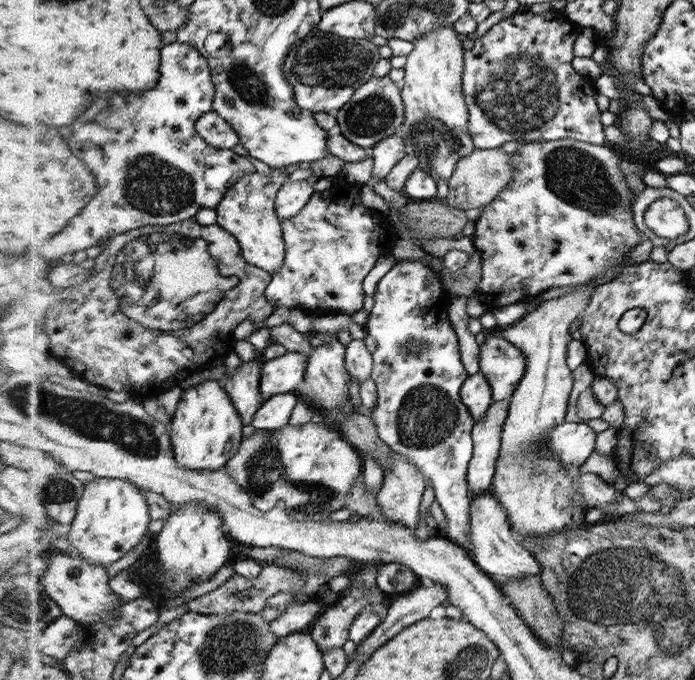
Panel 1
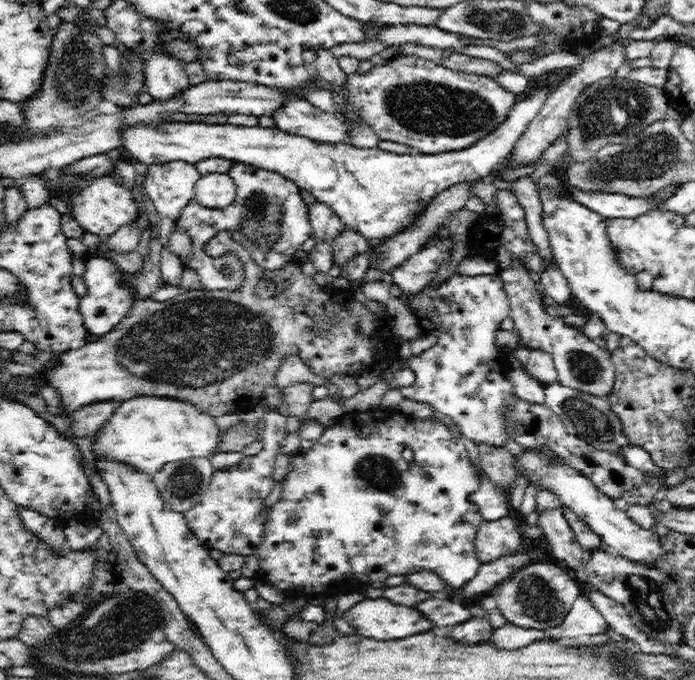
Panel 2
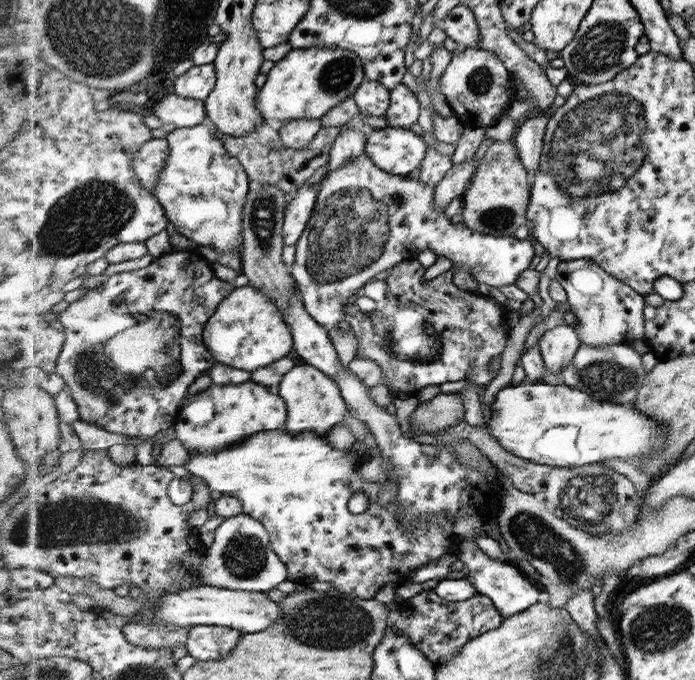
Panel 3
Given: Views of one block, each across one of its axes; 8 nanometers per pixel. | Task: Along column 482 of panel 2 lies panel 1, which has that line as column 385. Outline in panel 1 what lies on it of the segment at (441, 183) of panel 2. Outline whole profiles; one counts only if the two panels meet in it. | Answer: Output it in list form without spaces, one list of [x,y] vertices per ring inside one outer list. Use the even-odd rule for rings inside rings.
[[[400,133],[388,137],[370,149],[373,158],[373,176],[385,180],[392,167],[407,153]]]

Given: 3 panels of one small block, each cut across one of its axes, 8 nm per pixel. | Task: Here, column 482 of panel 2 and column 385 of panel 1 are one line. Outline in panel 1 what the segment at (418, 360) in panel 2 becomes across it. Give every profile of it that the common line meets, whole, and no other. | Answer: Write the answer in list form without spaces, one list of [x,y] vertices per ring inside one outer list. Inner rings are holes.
[[[398,260],[398,262],[392,267],[392,269],[379,281],[376,286],[376,292],[373,296],[374,305],[369,312],[368,321],[365,324],[365,332],[375,338],[377,342],[376,350],[372,353],[374,357],[374,367],[371,372],[371,379],[375,382],[376,388],[376,407],[372,411],[372,418],[374,425],[376,426],[377,434],[379,438],[386,443],[394,453],[398,453],[406,457],[408,463],[418,467],[420,475],[425,478],[427,484],[431,484],[434,490],[435,499],[440,504],[443,513],[446,517],[446,529],[441,532],[445,538],[456,545],[460,545],[467,549],[470,554],[473,552],[473,546],[470,544],[470,538],[468,538],[468,532],[471,529],[471,493],[470,487],[467,484],[467,472],[470,468],[471,458],[474,455],[474,427],[476,421],[470,414],[470,410],[463,404],[462,400],[462,388],[463,383],[468,379],[469,374],[466,374],[465,366],[462,366],[461,354],[459,353],[459,340],[453,327],[453,324],[449,319],[449,307],[451,306],[452,299],[450,299],[449,293],[445,288],[440,286],[439,274],[434,269],[428,267],[426,263],[416,260]]]

